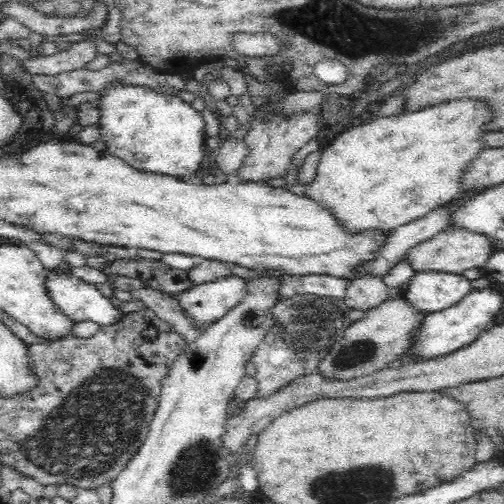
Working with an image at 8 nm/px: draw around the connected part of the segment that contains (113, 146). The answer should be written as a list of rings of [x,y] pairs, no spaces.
[[[114,84],[103,91],[99,104],[100,138],[110,154],[116,154],[136,170],[192,179],[206,156],[206,125],[201,111],[180,97],[164,96],[150,87]]]

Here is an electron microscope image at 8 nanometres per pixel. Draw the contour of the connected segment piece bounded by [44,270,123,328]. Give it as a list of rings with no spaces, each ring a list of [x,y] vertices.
[[[46,270],[44,281],[45,293],[49,301],[56,306],[60,313],[68,317],[69,321],[76,323],[90,321],[101,328],[112,325],[120,320],[123,313],[111,304],[111,300],[103,296],[94,284],[88,284],[72,274],[58,272],[58,270]]]

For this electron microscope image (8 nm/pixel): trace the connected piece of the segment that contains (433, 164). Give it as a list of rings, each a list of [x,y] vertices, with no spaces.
[[[456,100],[456,102],[448,102],[444,106],[430,106],[426,110],[418,110],[418,112],[402,112],[402,114],[392,116],[378,116],[372,118],[359,126],[352,126],[344,131],[340,136],[335,138],[334,142],[322,150],[318,166],[316,166],[316,176],[310,182],[305,194],[303,195],[310,200],[314,200],[316,204],[320,204],[324,210],[328,210],[332,214],[334,224],[344,233],[350,233],[352,237],[358,237],[360,233],[380,232],[390,233],[391,230],[402,226],[403,224],[415,221],[417,218],[426,216],[431,210],[442,207],[446,202],[451,202],[458,196],[457,191],[460,190],[460,172],[464,170],[464,166],[472,160],[472,156],[478,154],[483,148],[480,145],[480,136],[484,134],[484,129],[480,126],[484,124],[484,118],[488,118],[488,112],[484,109],[484,105],[473,100]]]

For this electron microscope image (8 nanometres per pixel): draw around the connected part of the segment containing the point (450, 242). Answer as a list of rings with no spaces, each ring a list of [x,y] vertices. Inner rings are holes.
[[[445,228],[436,236],[412,246],[401,260],[402,265],[409,266],[414,274],[438,273],[460,276],[465,270],[472,268],[481,270],[488,261],[489,255],[497,248],[494,241],[476,233],[464,230]]]

